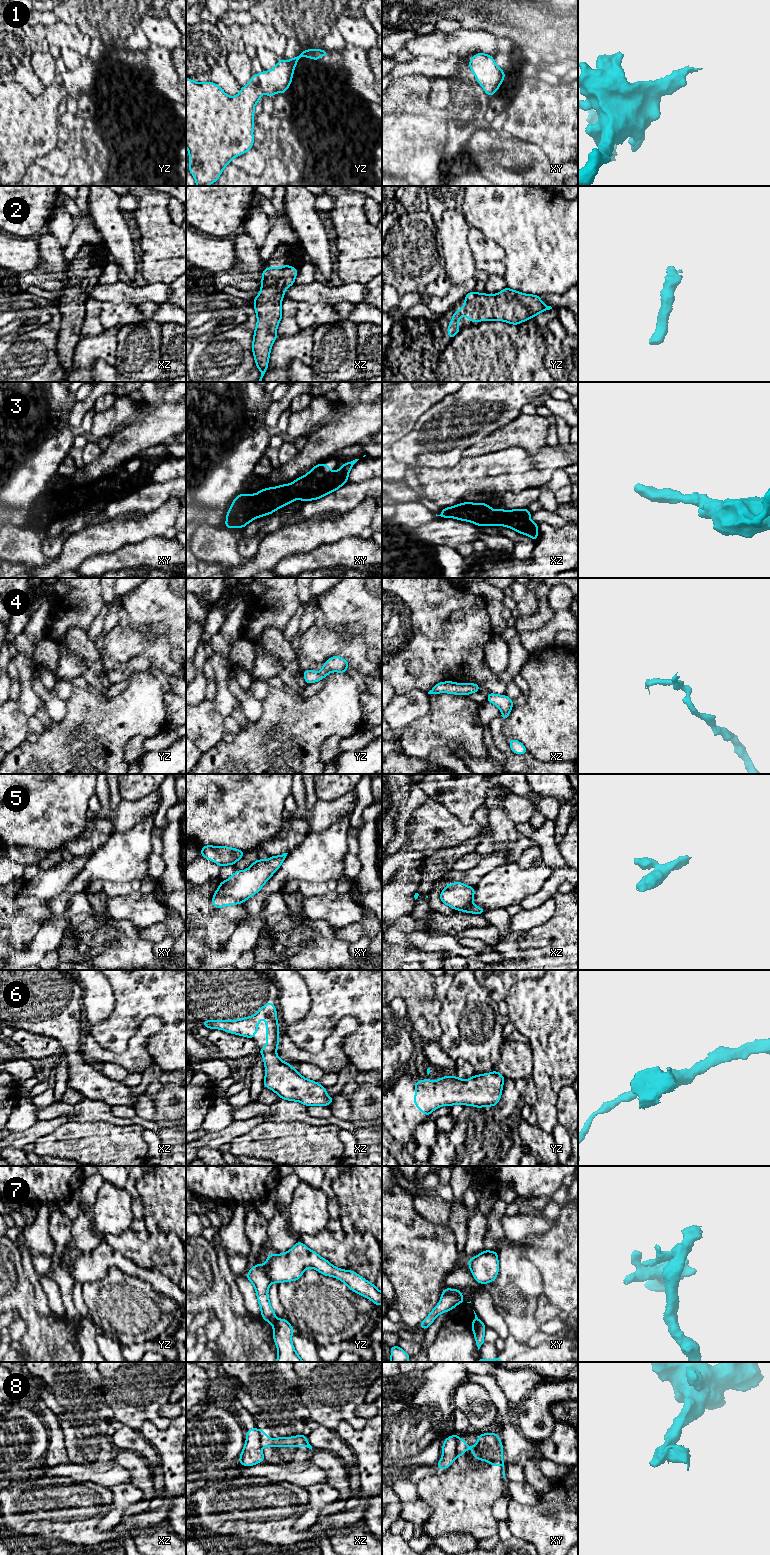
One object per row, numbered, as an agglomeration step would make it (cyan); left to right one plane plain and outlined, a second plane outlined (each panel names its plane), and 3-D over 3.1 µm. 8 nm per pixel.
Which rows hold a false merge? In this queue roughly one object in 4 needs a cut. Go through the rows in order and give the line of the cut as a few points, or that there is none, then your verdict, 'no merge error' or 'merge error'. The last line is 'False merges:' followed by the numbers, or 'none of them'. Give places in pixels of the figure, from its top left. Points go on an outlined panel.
1: cut none; no merge error
2: cut none; no merge error
3: cut none; no merge error
4: cut none; no merge error
5: cut none; no merge error
6: cut none; no merge error
7: cut yz (277, 1320), (273, 1325); merge error
8: cut xy (460, 1437), (457, 1443), (456, 1455); merge error
False merges: 7, 8

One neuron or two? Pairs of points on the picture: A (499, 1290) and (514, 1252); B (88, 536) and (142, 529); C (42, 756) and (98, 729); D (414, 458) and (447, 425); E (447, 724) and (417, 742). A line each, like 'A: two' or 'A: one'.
A: one
B: one
C: one
D: one
E: one

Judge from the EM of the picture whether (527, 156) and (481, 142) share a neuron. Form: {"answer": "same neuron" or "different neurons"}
{"answer": "same neuron"}

